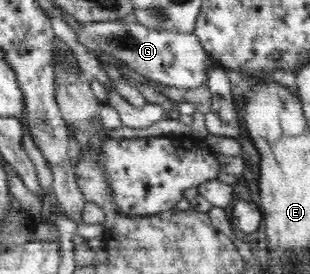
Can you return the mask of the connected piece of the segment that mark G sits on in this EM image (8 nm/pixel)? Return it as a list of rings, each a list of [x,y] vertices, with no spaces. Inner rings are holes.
[[[114,21],[89,22],[75,30],[77,41],[88,51],[94,51],[97,57],[113,55],[131,71],[143,75],[143,79],[185,89],[201,87],[208,79],[206,63],[209,55],[194,32],[161,31],[139,23]]]

